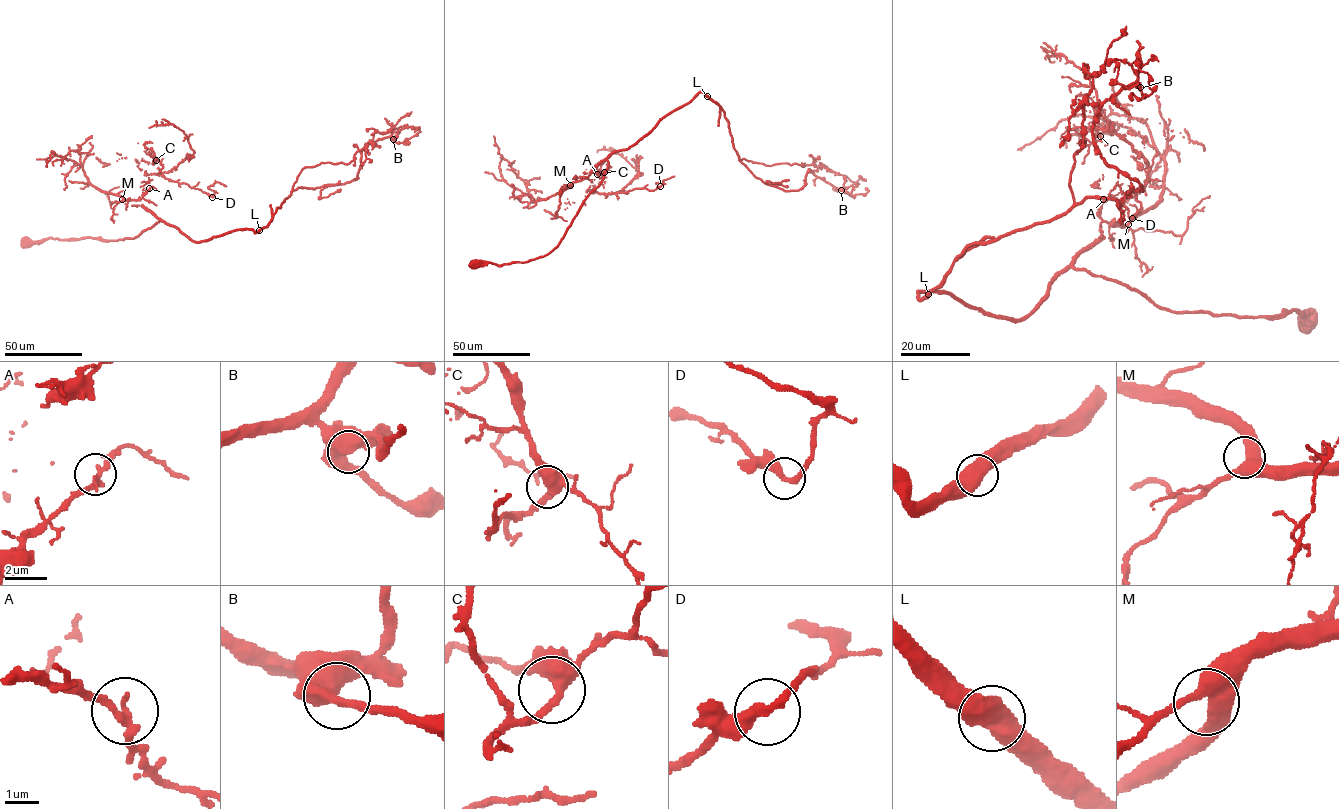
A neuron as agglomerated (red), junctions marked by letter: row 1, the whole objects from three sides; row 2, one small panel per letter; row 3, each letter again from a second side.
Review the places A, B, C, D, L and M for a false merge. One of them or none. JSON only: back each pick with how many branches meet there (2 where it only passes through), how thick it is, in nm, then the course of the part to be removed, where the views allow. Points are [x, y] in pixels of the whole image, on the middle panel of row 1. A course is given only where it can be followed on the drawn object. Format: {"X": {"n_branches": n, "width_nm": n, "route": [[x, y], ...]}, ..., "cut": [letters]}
{"cut": []}

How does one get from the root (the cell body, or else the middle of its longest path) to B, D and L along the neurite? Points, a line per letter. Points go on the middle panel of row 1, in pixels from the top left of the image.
B: (475, 264), (551, 252), (607, 159), (700, 92), (723, 111), (755, 176), (798, 190), (809, 169), (841, 190)
D: (475, 264), (527, 262), (551, 252), (603, 179), (604, 160), (576, 180), (595, 173), (598, 193), (660, 186)
L: (475, 264), (527, 262), (549, 253), (583, 201), (600, 183), (611, 154), (635, 144), (700, 92), (707, 96)

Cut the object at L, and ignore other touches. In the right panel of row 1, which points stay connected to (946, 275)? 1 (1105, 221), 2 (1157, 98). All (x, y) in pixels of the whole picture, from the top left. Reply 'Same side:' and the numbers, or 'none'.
Same side: none

